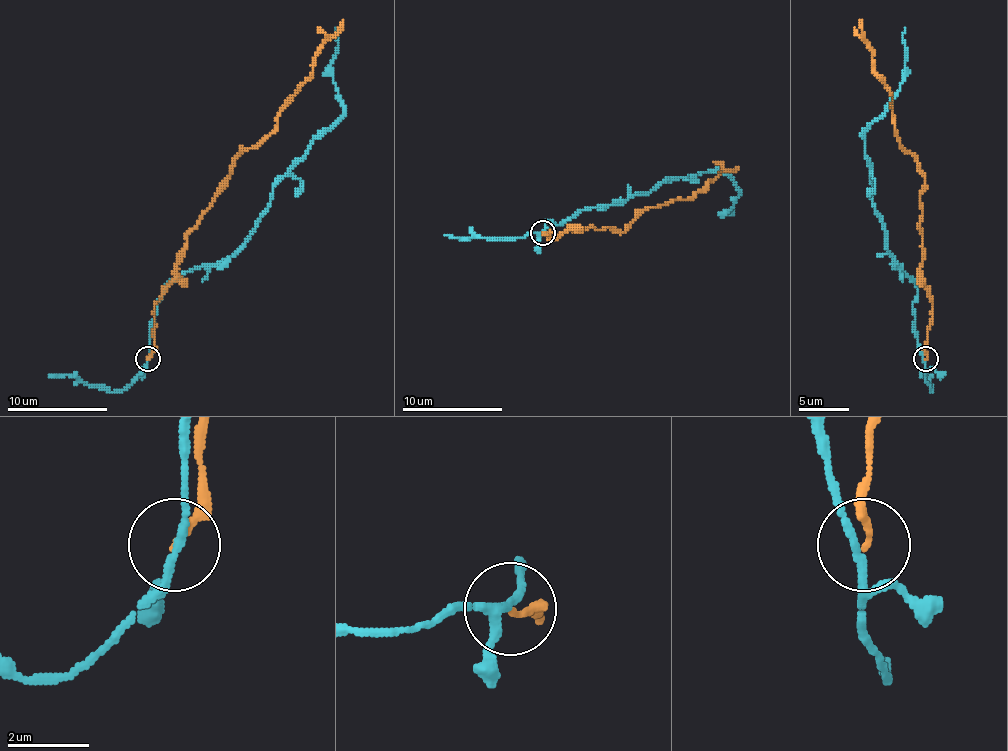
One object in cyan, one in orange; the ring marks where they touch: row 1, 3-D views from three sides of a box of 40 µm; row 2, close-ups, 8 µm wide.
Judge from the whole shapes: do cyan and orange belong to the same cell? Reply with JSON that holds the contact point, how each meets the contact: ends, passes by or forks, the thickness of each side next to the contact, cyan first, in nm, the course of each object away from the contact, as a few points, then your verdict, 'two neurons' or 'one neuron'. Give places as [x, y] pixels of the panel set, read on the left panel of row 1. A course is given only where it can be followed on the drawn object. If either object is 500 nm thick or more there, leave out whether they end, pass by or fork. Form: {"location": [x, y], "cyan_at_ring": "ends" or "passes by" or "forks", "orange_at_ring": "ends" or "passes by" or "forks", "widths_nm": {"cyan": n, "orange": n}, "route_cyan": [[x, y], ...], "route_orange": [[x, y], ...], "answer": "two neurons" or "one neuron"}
{"location": [147, 359], "cyan_at_ring": "passes by", "orange_at_ring": "ends", "widths_nm": {"cyan": 190, "orange": 150}, "route_cyan": [[147, 359], [162, 289], [187, 271], [222, 264], [270, 201], [272, 186], [343, 113], [330, 70], [335, 27]], "route_orange": [[147, 359], [154, 347], [154, 304], [174, 276], [187, 234], [235, 158], [275, 128], [280, 108], [343, 20]], "answer": "two neurons"}

